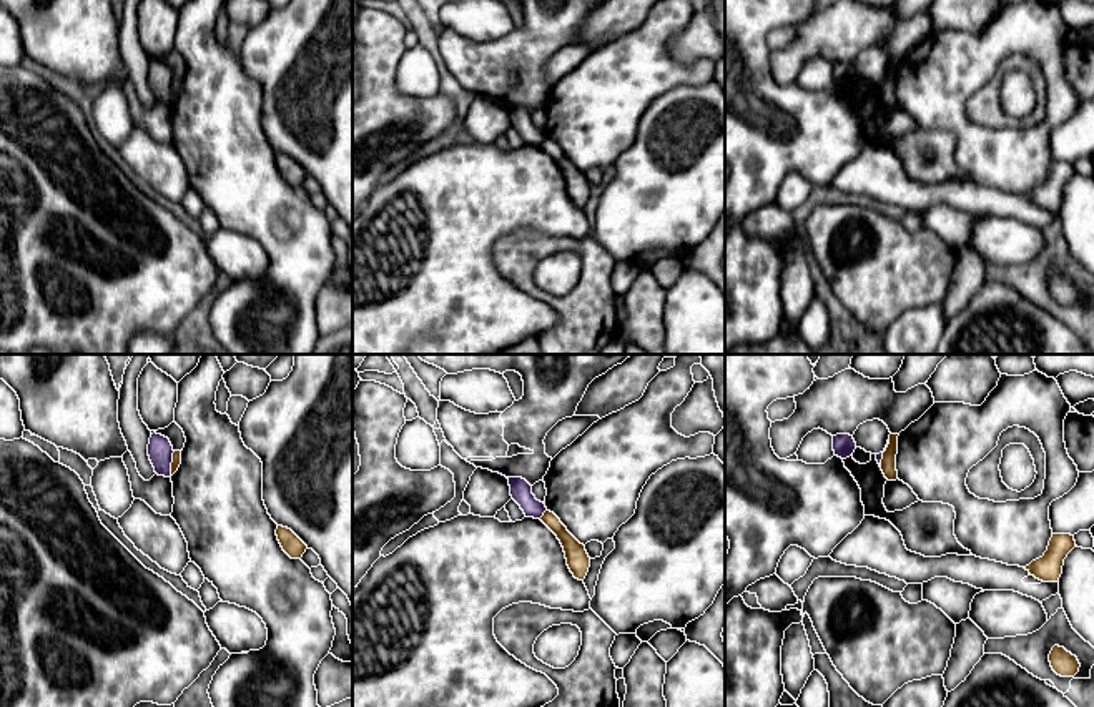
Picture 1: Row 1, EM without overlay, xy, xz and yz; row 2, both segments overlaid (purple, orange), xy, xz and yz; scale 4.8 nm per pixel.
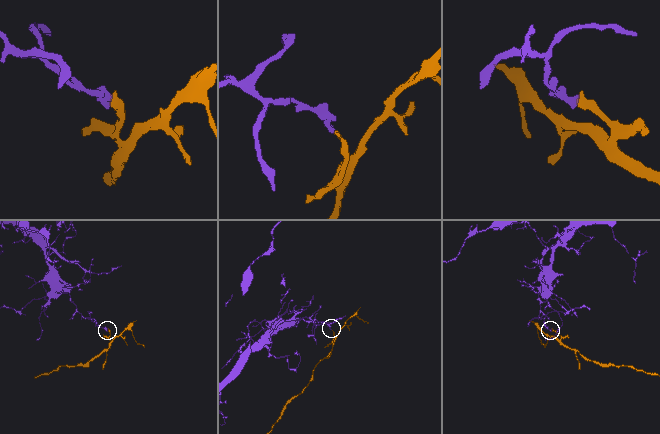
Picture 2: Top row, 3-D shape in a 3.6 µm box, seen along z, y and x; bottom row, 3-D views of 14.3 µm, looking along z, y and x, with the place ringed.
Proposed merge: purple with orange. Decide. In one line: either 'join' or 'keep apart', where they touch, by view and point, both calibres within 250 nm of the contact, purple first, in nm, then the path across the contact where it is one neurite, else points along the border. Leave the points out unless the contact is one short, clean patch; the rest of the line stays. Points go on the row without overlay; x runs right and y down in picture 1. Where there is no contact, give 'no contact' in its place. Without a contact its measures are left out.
keep apart; meets purple in xy at (172, 88); 120 nm thick on the purple side, 50 nm on the other; border along xy (175, 79), (170, 102)

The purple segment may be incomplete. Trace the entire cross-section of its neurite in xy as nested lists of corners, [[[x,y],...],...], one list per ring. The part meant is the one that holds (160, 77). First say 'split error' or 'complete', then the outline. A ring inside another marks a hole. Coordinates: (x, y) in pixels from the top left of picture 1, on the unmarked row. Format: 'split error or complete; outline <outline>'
complete; outline [[[153,60],[148,72],[148,83],[158,103],[171,105],[173,73],[168,65]]]

